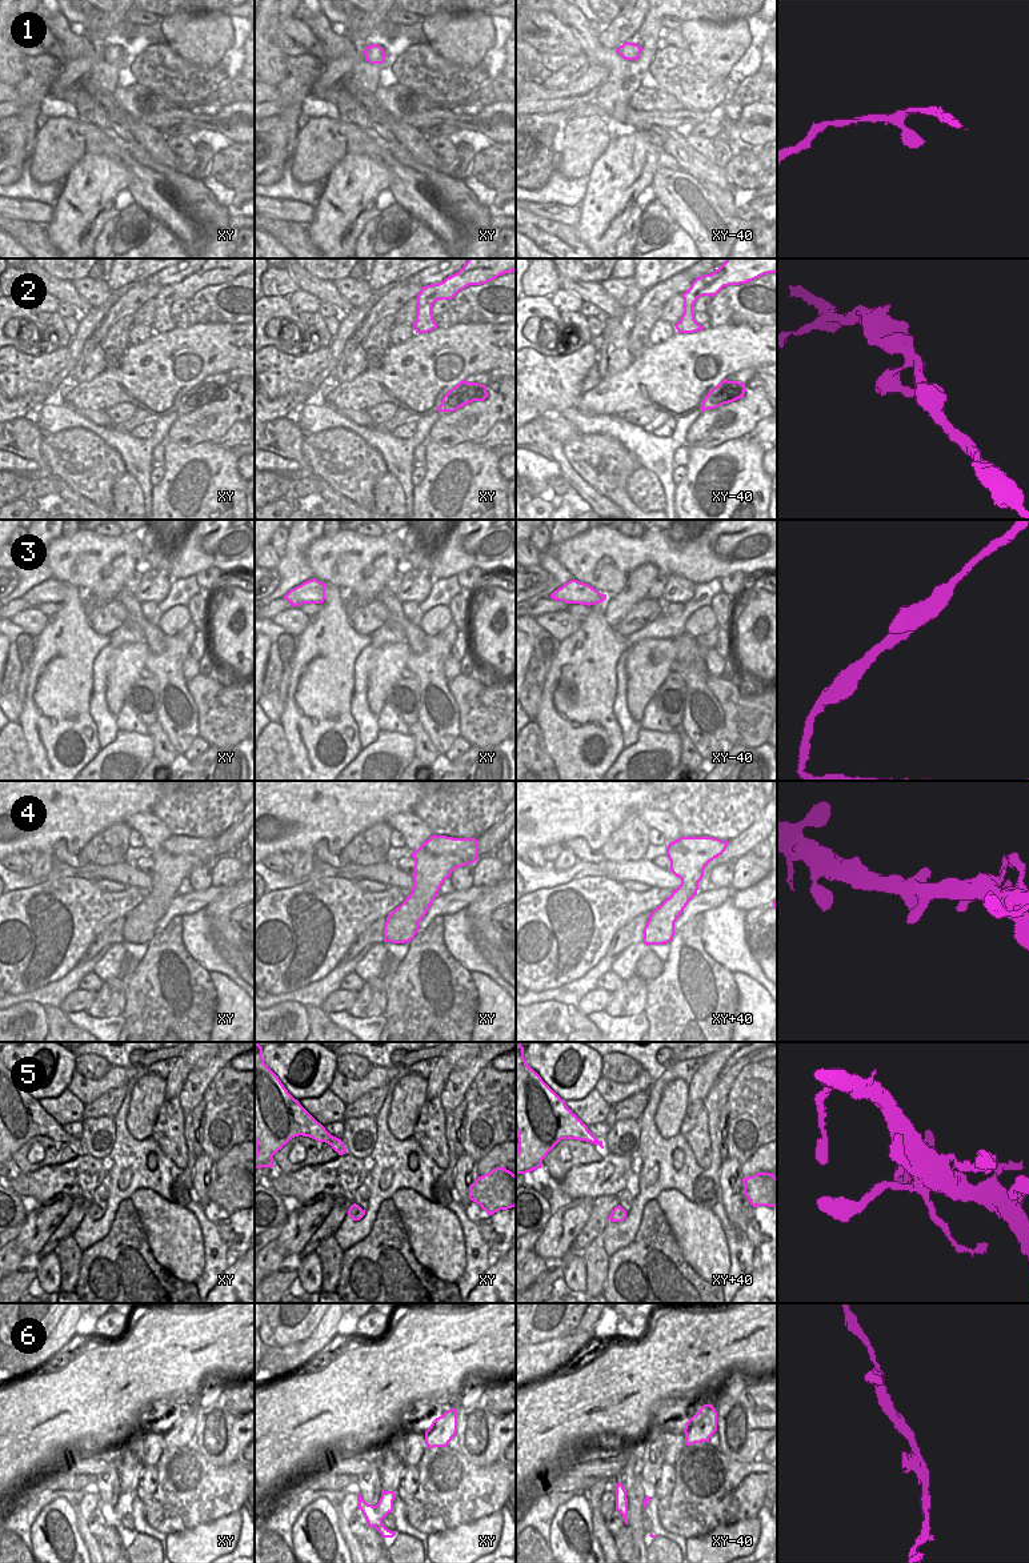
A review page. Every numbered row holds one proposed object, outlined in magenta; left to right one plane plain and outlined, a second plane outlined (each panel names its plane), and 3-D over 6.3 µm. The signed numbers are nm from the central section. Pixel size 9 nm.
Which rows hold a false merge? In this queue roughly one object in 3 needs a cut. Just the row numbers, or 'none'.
none

